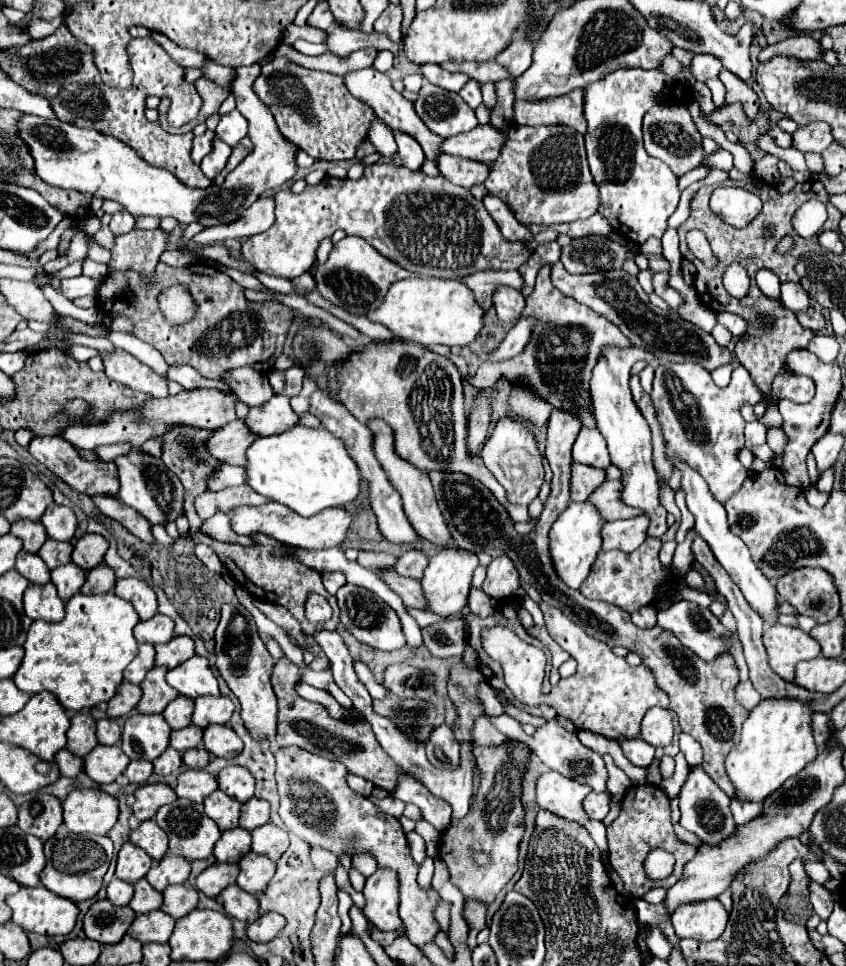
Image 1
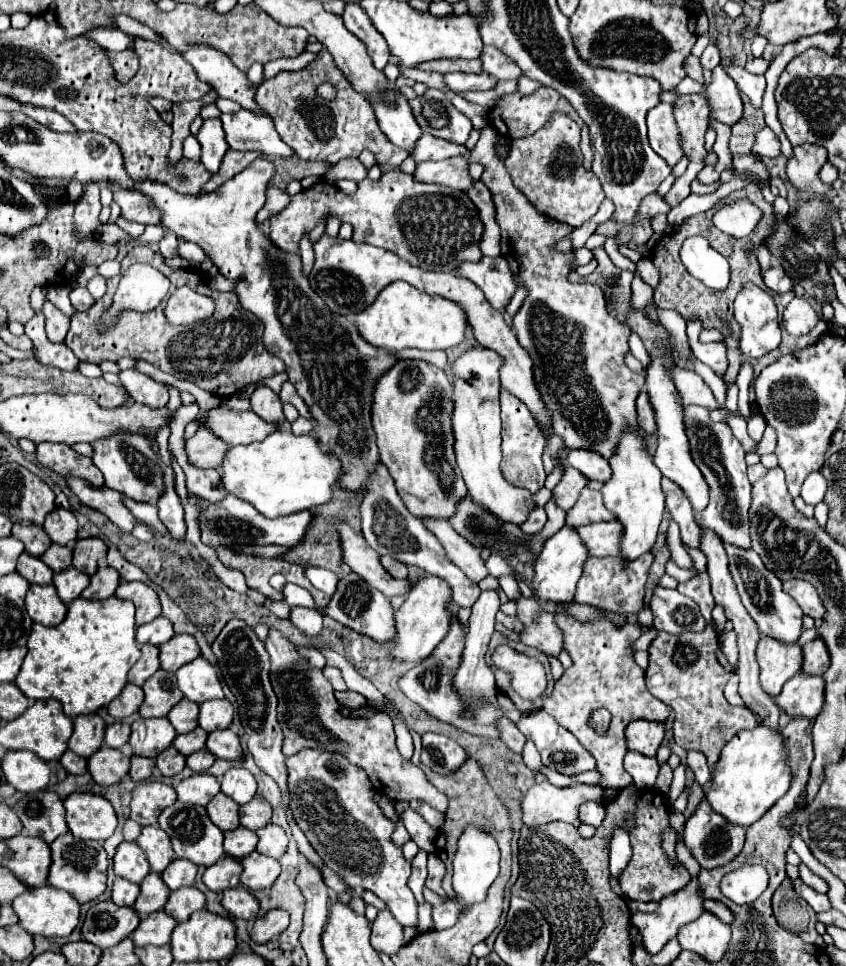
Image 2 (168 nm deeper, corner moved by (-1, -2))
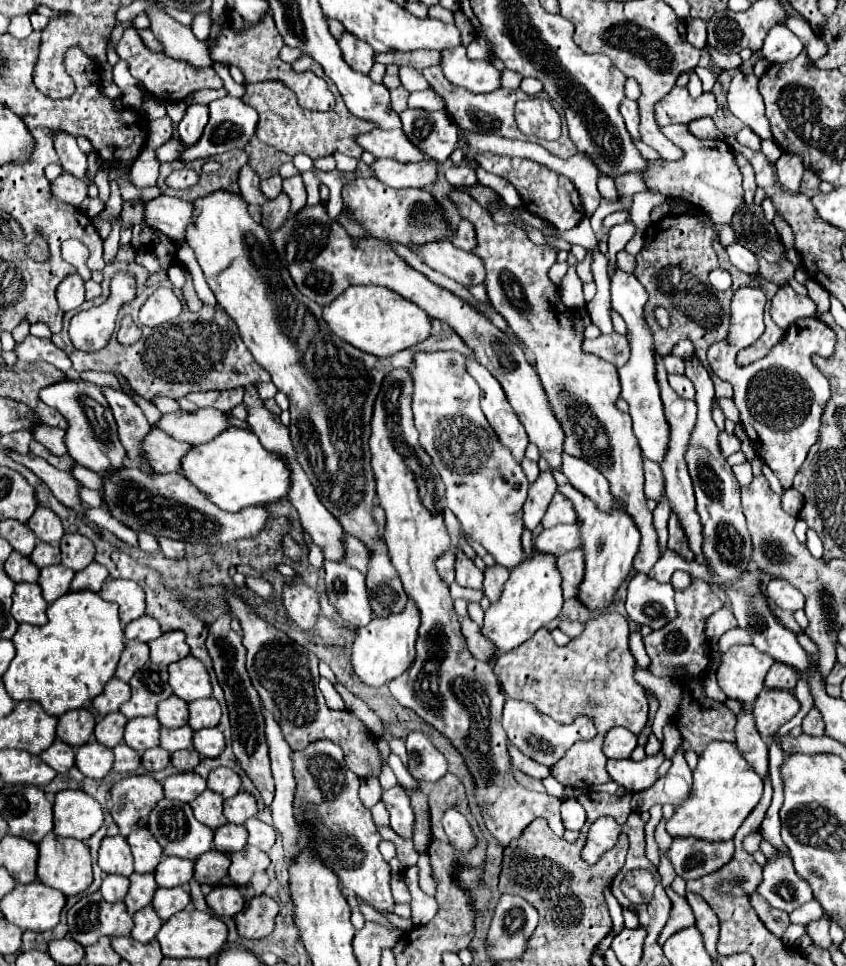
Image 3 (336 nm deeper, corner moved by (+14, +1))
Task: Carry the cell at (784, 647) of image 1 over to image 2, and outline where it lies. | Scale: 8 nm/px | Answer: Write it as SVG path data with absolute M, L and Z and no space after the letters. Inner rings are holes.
M762 637L756 647L756 661L760 665L760 685L764 693L776 697L788 677L800 671L800 645L776 645L770 637Z

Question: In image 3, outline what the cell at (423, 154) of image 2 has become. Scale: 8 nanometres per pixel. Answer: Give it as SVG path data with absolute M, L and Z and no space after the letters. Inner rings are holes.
M371 130L367 134L359 134L357 142L363 150L371 152L375 158L393 158L399 162L421 162L425 156L409 138L405 138L403 130Z

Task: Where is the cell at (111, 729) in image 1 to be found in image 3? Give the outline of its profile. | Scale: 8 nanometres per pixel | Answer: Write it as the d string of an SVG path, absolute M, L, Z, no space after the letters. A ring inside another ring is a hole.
M113 712L103 716L95 726L95 740L99 744L105 744L107 748L117 746L123 740L123 728L127 724L127 718L121 712Z

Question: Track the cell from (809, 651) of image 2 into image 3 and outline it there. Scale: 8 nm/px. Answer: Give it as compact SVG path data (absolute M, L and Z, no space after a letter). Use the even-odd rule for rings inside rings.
M775 662L773 668L769 670L767 678L765 678L765 686L769 688L787 688L793 690L795 684L799 680L797 670L793 670L791 666L785 666L783 662Z

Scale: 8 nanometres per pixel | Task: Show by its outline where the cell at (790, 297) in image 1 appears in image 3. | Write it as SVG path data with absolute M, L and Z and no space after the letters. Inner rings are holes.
M733 244L727 248L727 254L729 254L729 260L745 274L749 276L757 276L759 274L759 262L757 262L757 256L749 250L745 250L741 244Z

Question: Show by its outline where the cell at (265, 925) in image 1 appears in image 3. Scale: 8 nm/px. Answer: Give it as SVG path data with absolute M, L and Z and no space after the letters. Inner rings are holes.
M261 894L261 896L253 896L245 908L241 910L241 914L235 916L235 924L237 924L237 932L241 938L265 938L273 932L275 926L275 916L279 912L279 906L273 898Z

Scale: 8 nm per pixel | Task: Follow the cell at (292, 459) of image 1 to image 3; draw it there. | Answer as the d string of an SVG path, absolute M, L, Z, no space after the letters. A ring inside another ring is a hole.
M229 428L213 442L193 446L193 450L181 460L185 476L209 496L213 504L223 510L237 512L247 506L267 506L281 500L291 490L291 470L285 458L277 452L265 450L259 438L245 428Z

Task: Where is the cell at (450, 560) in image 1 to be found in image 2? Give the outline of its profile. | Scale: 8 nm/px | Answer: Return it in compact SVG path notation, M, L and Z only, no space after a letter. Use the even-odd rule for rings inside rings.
M426 575L416 583L416 587L410 591L406 603L398 611L394 611L396 637L394 637L394 647L390 649L390 657L394 661L418 663L434 651L434 647L448 633L448 625L452 621L450 611L446 609L448 597L452 597L452 591L448 585L444 585L444 581L440 581L440 577Z

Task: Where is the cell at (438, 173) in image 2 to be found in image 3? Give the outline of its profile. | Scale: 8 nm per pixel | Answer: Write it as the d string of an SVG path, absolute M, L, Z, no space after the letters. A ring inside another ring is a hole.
M425 158L417 164L403 164L393 160L375 160L371 164L375 178L391 188L429 188L437 182L439 164Z

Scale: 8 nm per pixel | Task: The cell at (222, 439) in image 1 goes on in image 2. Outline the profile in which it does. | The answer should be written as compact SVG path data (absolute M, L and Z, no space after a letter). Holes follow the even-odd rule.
M198 429L190 439L186 439L186 455L188 455L188 463L198 467L198 469L210 469L210 467L218 467L220 465L220 457L224 457L224 449L228 449L228 445L224 445L222 441L216 441L216 437L212 437L212 433L208 433L206 429Z

